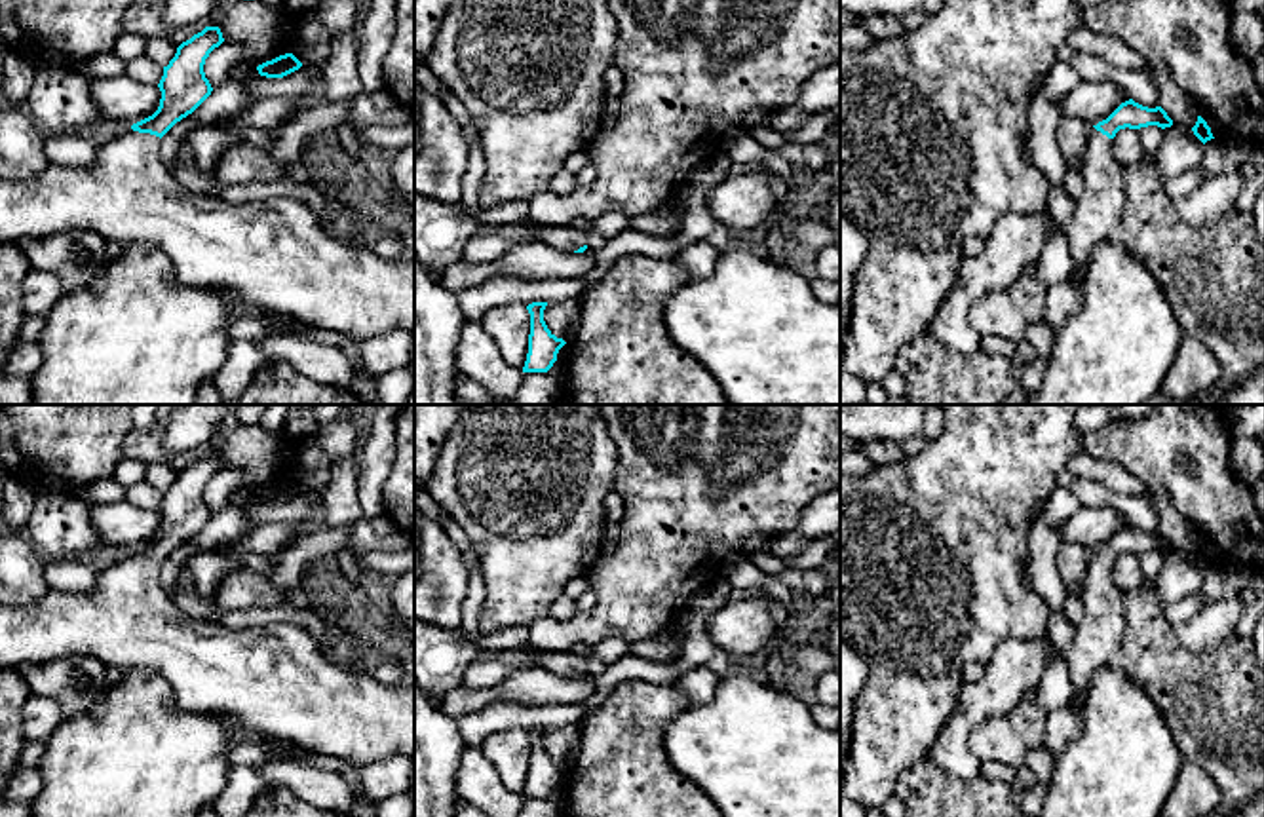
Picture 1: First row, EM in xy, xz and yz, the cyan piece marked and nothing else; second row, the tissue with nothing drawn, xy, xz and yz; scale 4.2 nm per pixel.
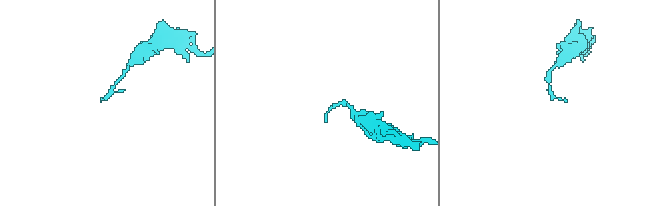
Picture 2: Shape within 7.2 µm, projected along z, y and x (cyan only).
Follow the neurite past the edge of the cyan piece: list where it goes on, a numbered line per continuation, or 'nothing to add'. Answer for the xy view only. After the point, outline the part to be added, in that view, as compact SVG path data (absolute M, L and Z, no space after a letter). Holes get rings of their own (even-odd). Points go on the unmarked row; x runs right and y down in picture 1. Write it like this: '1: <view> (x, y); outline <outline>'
1: xy (274, 683); outline M127 555L101 568L91 593L51 589L25 606L0 604L0 667L89 656L116 676L154 671L184 712L228 720L239 735L295 743L359 766L403 754L414 760L414 680L386 686L333 663L302 627L228 629L184 614L160 583L160 562Z

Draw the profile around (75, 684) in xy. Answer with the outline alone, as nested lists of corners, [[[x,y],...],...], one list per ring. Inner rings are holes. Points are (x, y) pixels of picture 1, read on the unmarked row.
[[[89,656],[25,663],[15,669],[27,680],[30,694],[51,699],[63,718],[78,716],[99,705],[116,680],[105,663]]]

